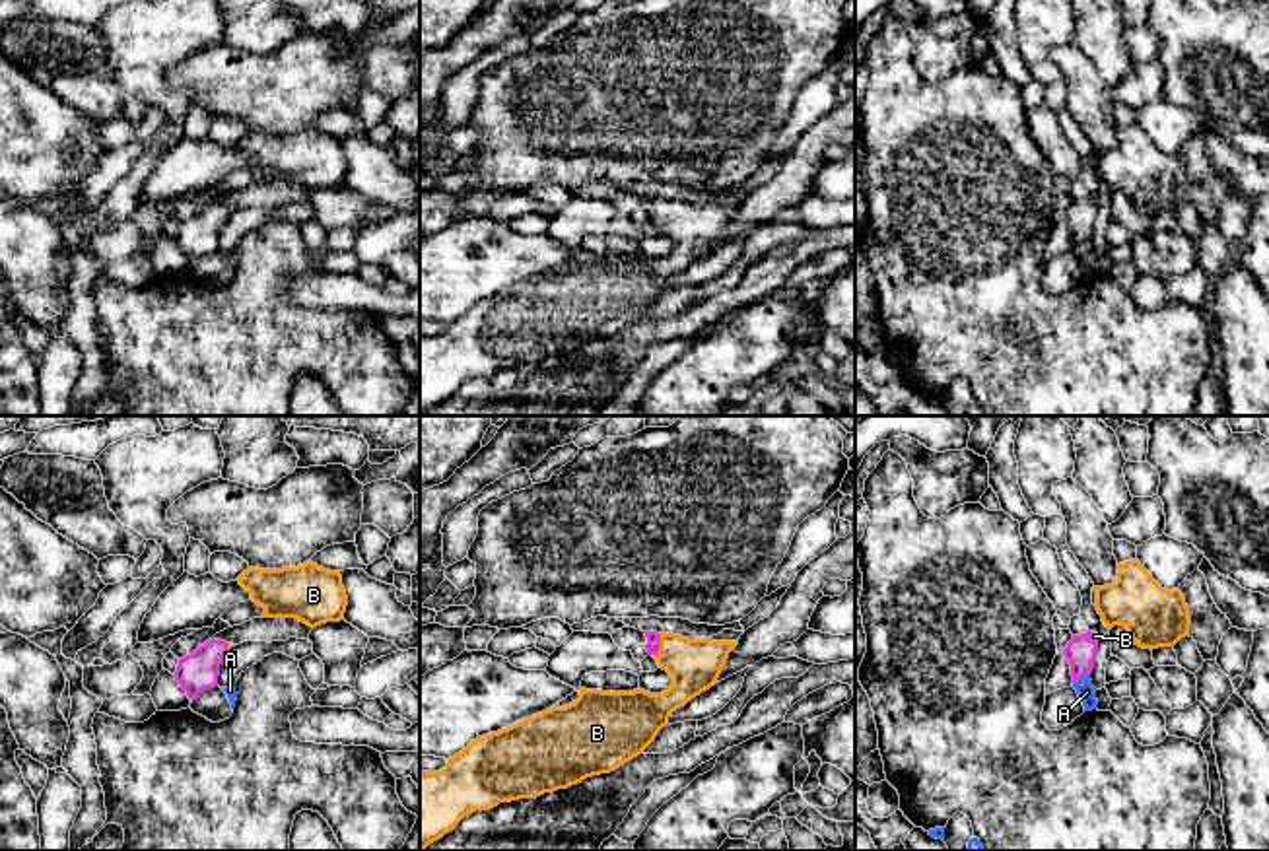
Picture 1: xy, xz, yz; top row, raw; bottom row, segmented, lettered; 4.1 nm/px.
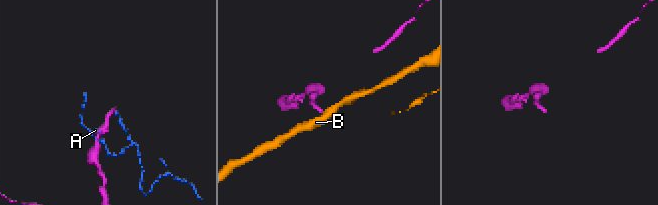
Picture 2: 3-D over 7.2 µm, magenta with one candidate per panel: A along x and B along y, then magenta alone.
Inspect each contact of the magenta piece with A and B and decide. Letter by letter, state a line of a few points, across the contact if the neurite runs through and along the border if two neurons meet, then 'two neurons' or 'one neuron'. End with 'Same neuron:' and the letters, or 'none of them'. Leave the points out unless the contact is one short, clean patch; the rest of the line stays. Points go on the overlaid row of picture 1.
A: two neurons
B: line xz (653, 640), (659, 646), (694, 665); one neuron
Same neuron: B

